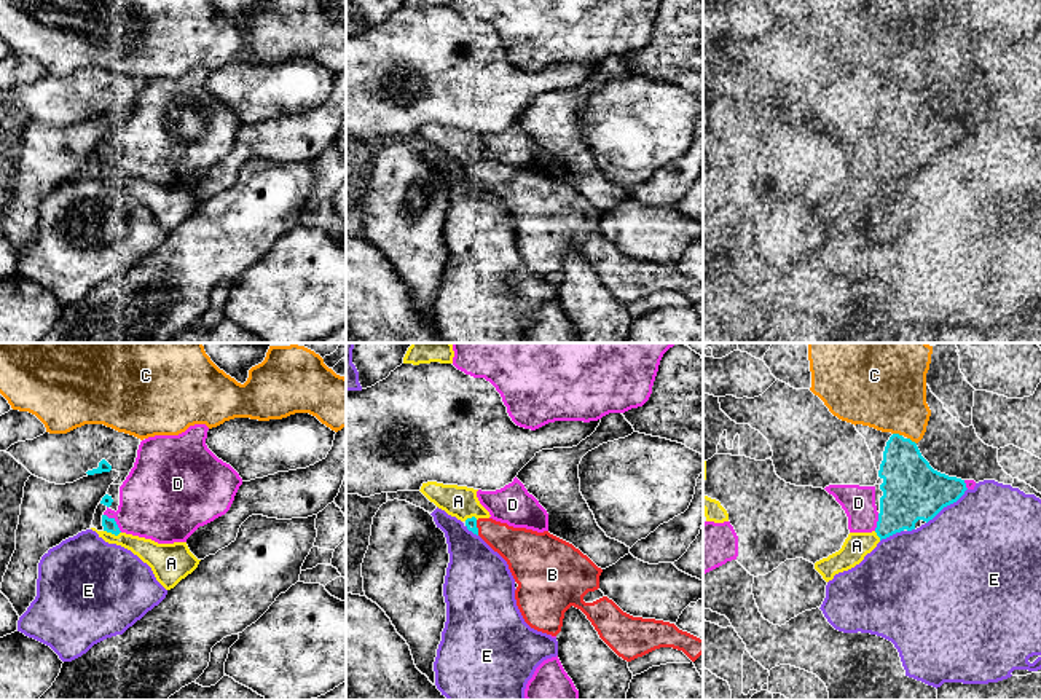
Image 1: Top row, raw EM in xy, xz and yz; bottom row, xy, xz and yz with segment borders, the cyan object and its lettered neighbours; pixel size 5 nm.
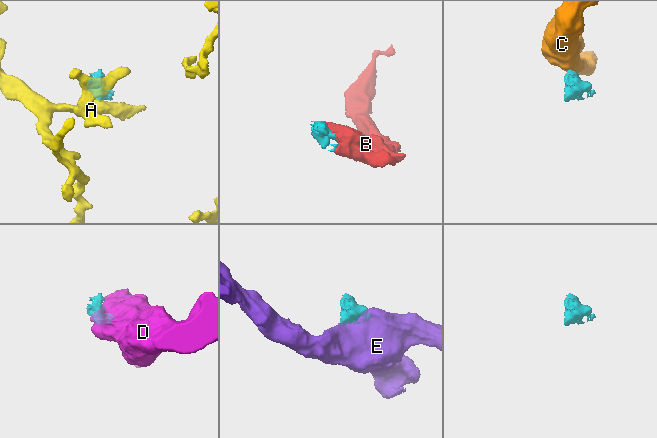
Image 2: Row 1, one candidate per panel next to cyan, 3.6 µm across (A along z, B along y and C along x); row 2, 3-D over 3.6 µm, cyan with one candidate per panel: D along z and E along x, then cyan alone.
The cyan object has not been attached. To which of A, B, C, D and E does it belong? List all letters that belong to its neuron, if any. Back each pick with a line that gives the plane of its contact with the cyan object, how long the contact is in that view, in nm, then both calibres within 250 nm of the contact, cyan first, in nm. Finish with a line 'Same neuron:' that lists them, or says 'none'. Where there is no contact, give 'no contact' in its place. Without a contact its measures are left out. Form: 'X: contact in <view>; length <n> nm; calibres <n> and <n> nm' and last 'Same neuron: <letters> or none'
B: contact in xz; length 80 nm; calibres 60 and 200 nm
Same neuron: B

